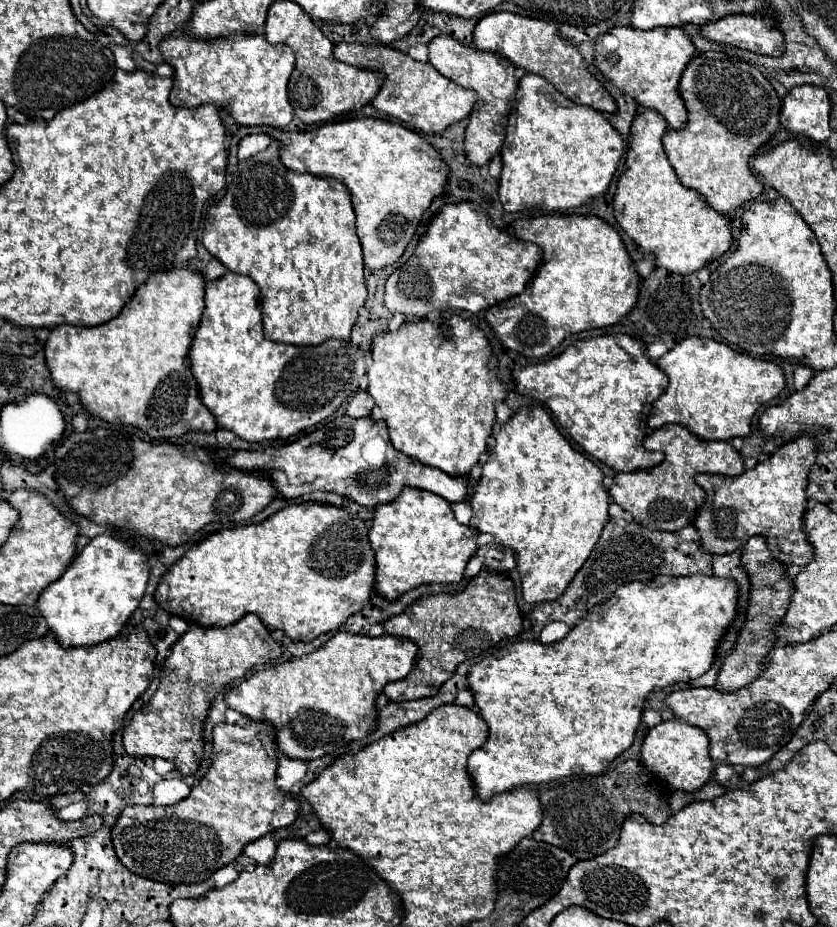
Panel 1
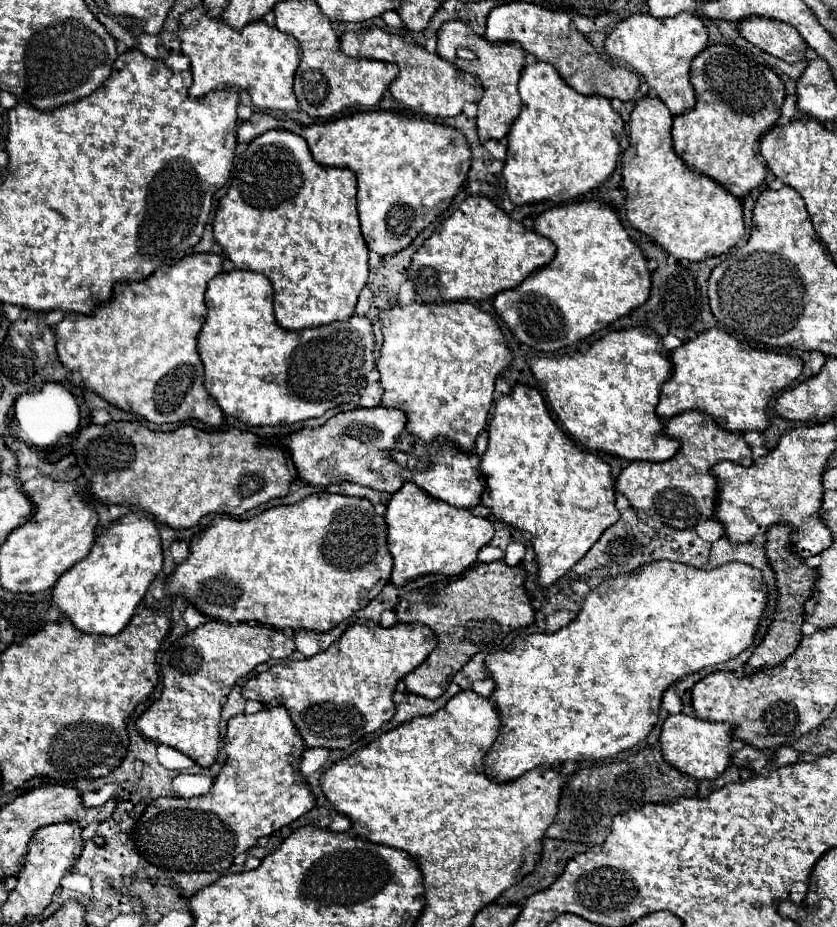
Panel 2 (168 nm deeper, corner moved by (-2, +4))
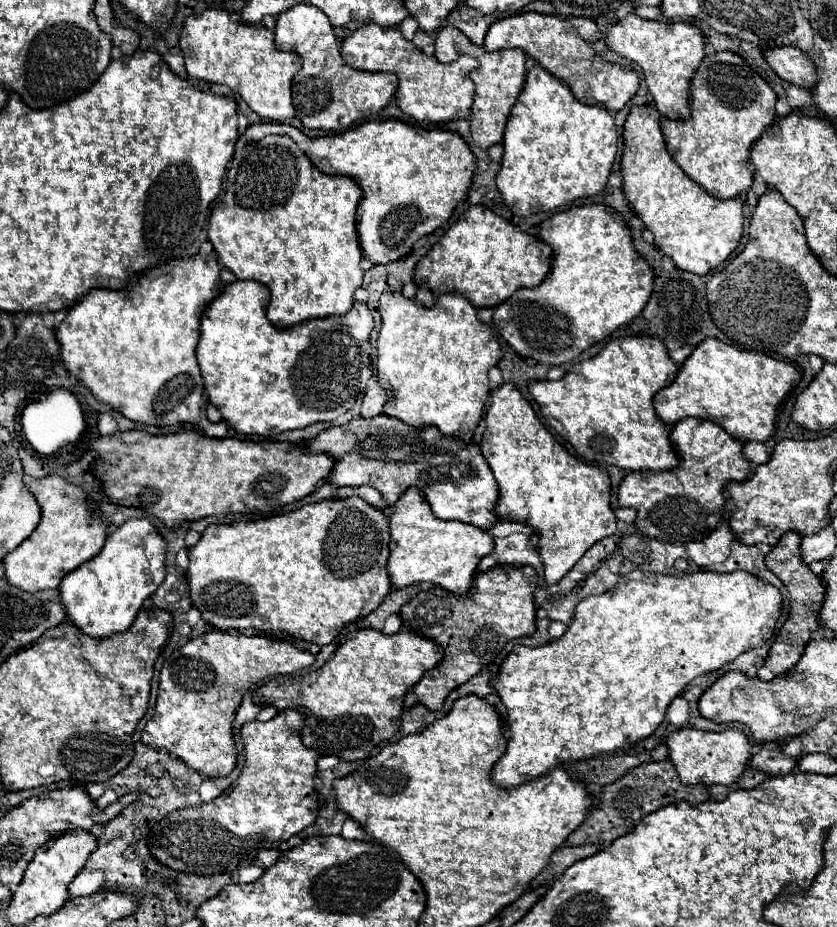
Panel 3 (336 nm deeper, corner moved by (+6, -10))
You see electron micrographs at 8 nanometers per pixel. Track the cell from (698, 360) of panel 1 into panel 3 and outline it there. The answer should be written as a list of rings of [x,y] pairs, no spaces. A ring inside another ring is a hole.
[[[704,339],[704,343],[700,343],[700,347],[696,347],[680,365],[672,385],[654,395],[654,409],[668,427],[686,417],[698,417],[718,423],[728,435],[744,443],[764,443],[774,433],[778,405],[798,381],[800,373],[788,361],[736,349],[716,339]]]

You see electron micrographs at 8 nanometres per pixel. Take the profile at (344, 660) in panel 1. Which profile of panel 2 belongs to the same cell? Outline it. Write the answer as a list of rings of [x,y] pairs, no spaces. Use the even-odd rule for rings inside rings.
[[[368,621],[366,625],[352,625],[344,631],[344,635],[330,645],[328,651],[322,651],[314,657],[302,661],[276,663],[268,671],[252,677],[242,687],[242,695],[246,699],[260,701],[264,705],[284,705],[296,727],[300,729],[306,747],[328,747],[328,749],[346,749],[362,737],[378,731],[384,723],[388,723],[396,705],[392,695],[400,679],[412,673],[436,647],[436,635],[428,625],[422,623],[396,623],[394,627],[382,627],[380,623]]]

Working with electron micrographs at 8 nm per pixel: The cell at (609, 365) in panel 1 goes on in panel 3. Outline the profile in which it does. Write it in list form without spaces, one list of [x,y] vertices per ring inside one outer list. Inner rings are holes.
[[[624,337],[614,339],[602,351],[582,363],[576,363],[558,381],[528,383],[530,395],[538,401],[548,425],[572,445],[572,449],[588,463],[616,465],[628,471],[662,471],[678,465],[678,455],[670,443],[670,429],[656,417],[652,397],[676,377],[676,363],[668,357],[664,343],[656,337]]]

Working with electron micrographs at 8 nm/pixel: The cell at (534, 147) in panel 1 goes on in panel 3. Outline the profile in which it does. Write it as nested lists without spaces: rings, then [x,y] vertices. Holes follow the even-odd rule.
[[[536,65],[526,73],[526,83],[510,111],[502,145],[502,169],[496,177],[498,191],[502,193],[506,207],[514,215],[528,217],[532,213],[566,207],[574,199],[592,197],[600,193],[608,183],[608,175],[618,151],[618,133],[614,117],[604,107],[580,103],[560,79],[552,77],[548,71]]]

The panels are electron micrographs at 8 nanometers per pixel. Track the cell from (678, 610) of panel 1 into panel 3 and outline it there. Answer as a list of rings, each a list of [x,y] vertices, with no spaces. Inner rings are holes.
[[[636,569],[624,575],[614,589],[584,597],[560,639],[542,647],[516,645],[492,679],[492,687],[506,707],[510,739],[506,753],[490,773],[490,781],[502,789],[514,789],[524,785],[526,779],[540,777],[568,762],[634,747],[658,729],[670,701],[694,677],[732,663],[752,647],[766,645],[780,617],[780,605],[782,595],[774,585],[744,571],[698,571],[672,577]]]

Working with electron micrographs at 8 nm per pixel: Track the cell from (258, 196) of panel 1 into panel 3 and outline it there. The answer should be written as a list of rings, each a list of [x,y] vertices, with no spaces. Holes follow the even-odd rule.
[[[268,135],[260,141],[250,141],[240,153],[234,153],[228,173],[226,173],[226,191],[220,203],[216,203],[216,207],[212,209],[212,217],[208,223],[208,239],[214,245],[214,251],[218,255],[218,261],[222,261],[222,265],[226,269],[230,269],[238,279],[252,279],[258,281],[262,285],[266,285],[270,289],[270,305],[268,305],[268,321],[278,327],[278,329],[288,329],[312,319],[326,319],[326,317],[340,317],[346,315],[352,309],[352,295],[354,291],[362,285],[362,269],[360,269],[360,261],[362,261],[362,249],[358,243],[358,235],[356,235],[356,205],[360,201],[360,193],[362,189],[356,185],[354,179],[350,177],[332,177],[332,175],[324,175],[320,173],[310,159],[298,149],[298,145],[286,137],[286,135]]]

